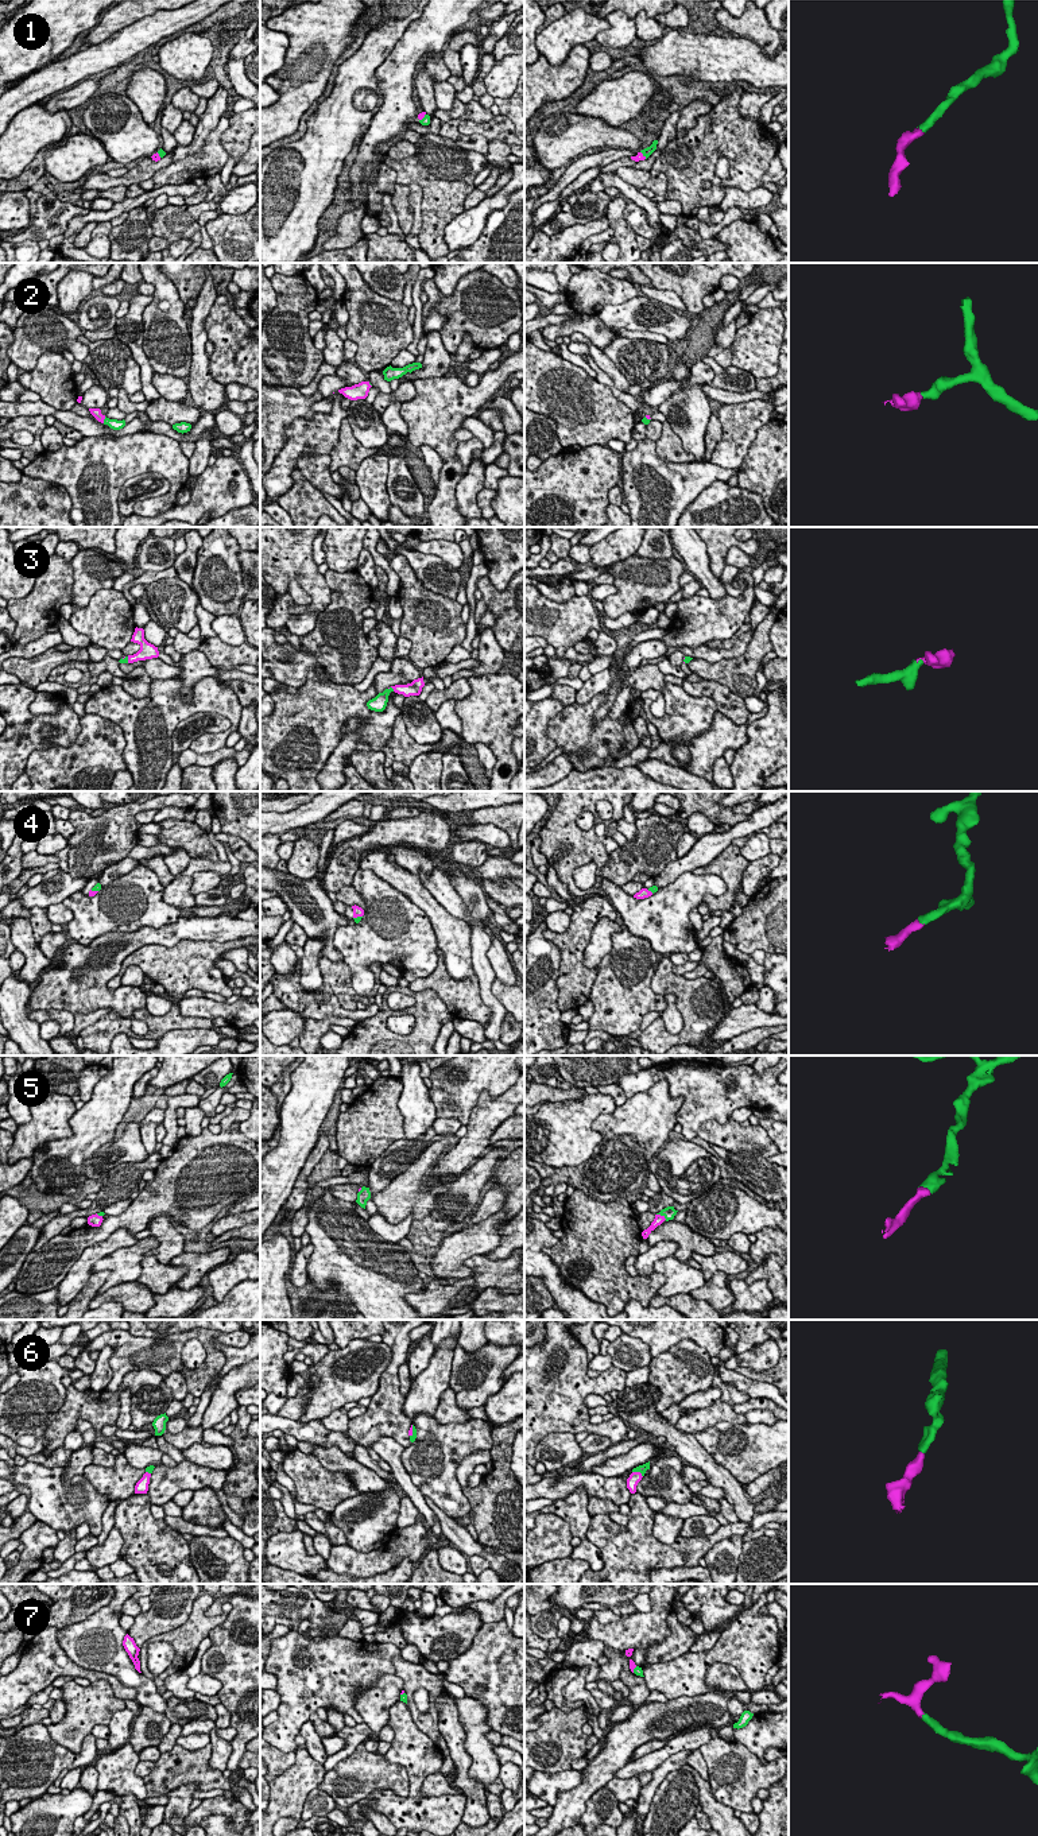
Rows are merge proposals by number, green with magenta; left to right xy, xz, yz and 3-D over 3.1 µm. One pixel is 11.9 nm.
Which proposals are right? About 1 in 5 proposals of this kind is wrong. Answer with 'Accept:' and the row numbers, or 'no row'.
Accept: 1, 2, 3, 4, 5, 6, 7

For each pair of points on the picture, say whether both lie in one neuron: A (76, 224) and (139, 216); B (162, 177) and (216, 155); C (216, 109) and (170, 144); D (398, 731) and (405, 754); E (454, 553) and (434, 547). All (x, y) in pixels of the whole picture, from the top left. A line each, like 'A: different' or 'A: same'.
A: different
B: same
C: different
D: same
E: same

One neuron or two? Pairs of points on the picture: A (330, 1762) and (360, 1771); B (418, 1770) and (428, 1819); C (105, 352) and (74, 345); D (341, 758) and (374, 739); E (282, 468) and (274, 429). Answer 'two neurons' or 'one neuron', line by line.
A: two neurons
B: one neuron
C: two neurons
D: one neuron
E: two neurons

